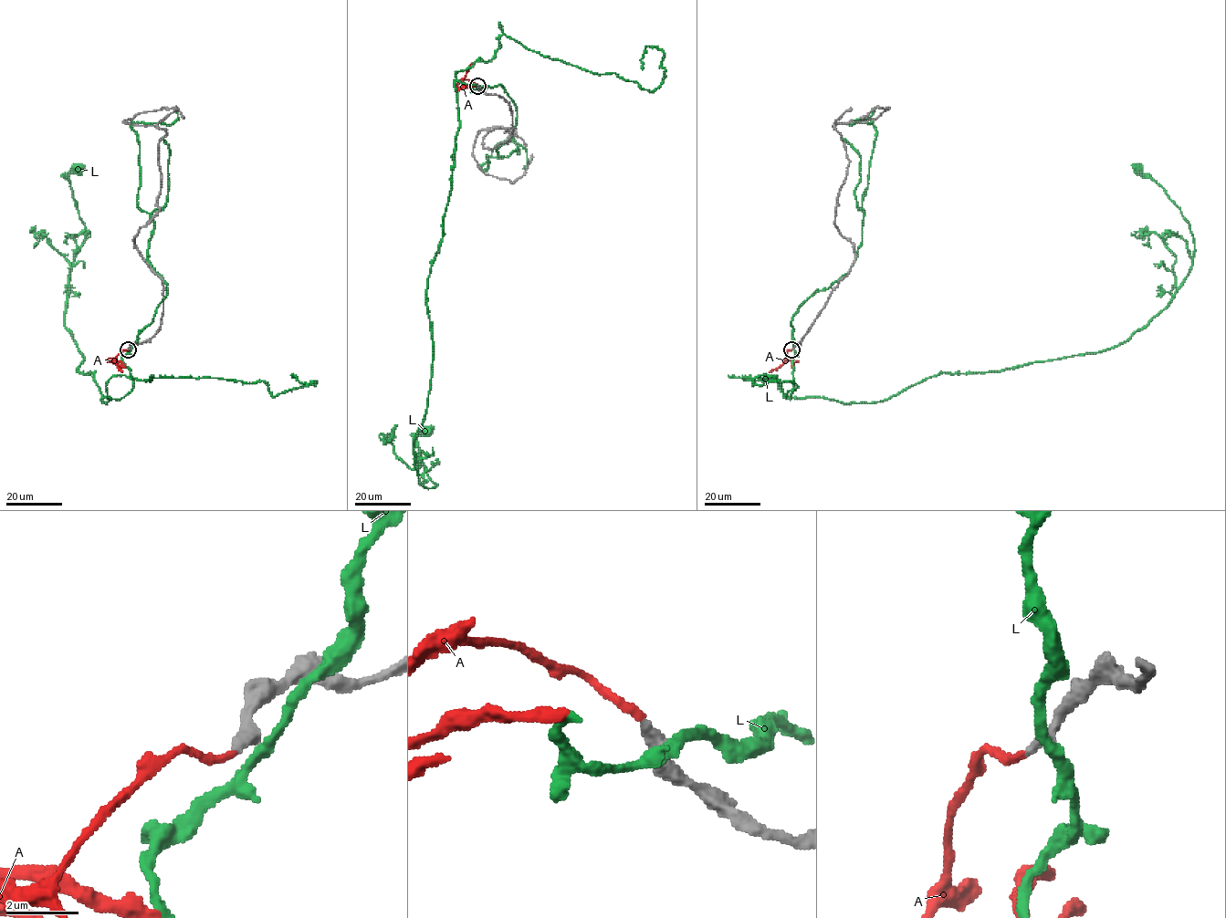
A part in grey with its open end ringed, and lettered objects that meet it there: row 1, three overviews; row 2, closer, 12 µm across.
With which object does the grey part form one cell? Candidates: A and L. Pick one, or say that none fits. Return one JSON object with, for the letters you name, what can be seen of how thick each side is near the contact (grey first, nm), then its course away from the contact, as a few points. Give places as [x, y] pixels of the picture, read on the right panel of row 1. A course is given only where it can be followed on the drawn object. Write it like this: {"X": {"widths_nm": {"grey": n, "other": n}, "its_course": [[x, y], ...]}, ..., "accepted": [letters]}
{"A": {"widths_nm": {"grey": 320, "other": 240}, "its_course": [[791, 349], [788, 350], [786, 359], [793, 359], [792, 366], [798, 361]]}, "accepted": ["A"]}

